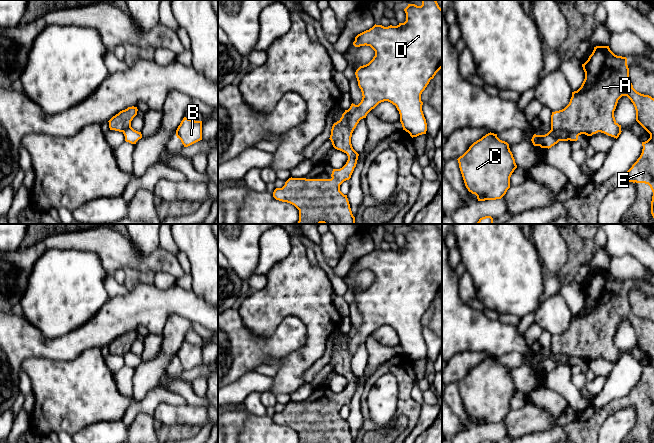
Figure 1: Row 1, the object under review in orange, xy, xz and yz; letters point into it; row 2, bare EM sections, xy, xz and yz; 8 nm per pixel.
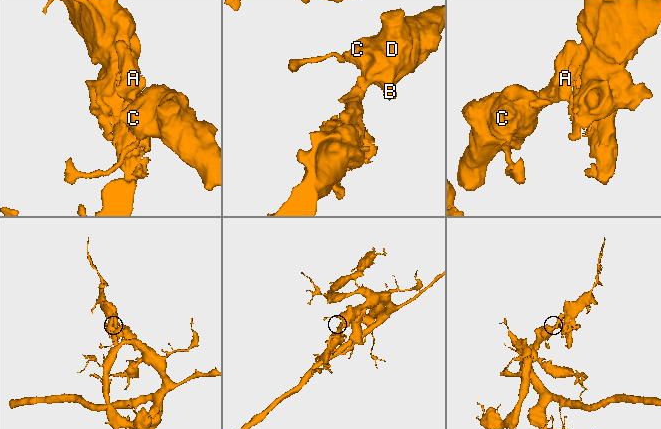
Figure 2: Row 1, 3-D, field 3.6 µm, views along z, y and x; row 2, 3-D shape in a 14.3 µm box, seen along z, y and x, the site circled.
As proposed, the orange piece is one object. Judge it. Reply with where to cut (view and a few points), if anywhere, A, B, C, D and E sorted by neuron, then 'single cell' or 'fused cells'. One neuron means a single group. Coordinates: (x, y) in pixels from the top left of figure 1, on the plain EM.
cut in yz along (551, 352), (571, 355), (578, 359); A E / B C D; fused cells

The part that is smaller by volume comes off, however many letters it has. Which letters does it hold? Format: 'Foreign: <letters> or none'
Foreign: A, E

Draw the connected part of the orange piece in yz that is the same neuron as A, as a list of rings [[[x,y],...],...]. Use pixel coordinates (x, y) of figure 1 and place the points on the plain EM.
[[[596,270],[588,284],[582,288],[585,303],[581,311],[572,316],[569,328],[562,334],[552,336],[551,353],[566,354],[576,359],[592,360],[598,356],[618,362],[621,358],[621,349],[614,341],[618,324],[627,320],[636,334],[636,345],[650,358],[650,362],[642,366],[642,377],[632,391],[620,398],[621,404],[627,407],[648,408],[653,416],[651,438],[654,442],[654,322],[637,316],[629,301],[627,282],[615,279],[609,270]]]

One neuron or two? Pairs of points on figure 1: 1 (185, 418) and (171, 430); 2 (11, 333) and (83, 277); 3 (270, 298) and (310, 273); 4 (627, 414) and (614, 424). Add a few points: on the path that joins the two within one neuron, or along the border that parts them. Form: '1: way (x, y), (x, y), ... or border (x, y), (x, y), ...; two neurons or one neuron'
1: border (162, 423), (197, 425), (200, 428); two neurons
2: border (23, 316), (45, 336); two neurons
3: way (280, 298), (300, 283); one neuron
4: way (624, 417), (617, 424); one neuron

